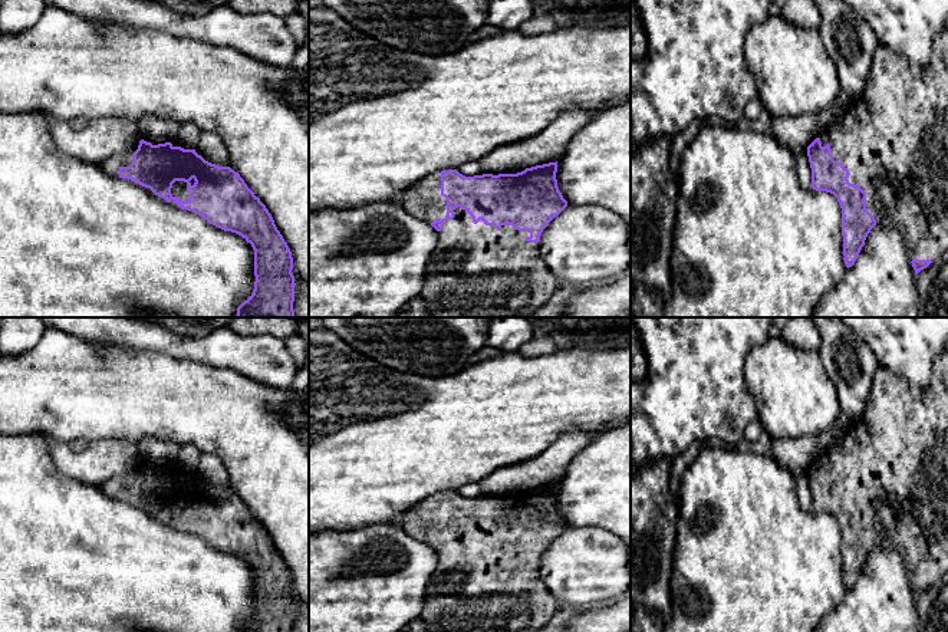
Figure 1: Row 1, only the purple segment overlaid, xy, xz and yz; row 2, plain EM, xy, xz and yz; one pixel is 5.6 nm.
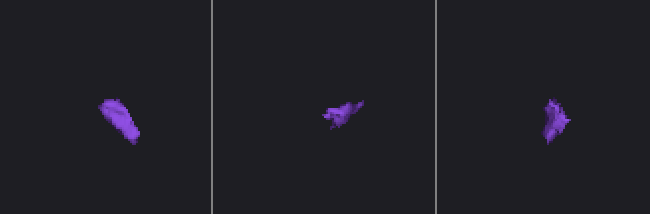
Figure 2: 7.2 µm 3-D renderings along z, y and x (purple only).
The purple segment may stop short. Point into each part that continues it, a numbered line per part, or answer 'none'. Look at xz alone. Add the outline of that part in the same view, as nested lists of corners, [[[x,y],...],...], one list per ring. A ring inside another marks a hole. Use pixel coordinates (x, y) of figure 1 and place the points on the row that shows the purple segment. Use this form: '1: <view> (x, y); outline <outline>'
1: xz (476, 270); outline [[[461,207],[454,208],[454,218],[444,221],[444,228],[437,231],[437,246],[427,264],[425,282],[422,290],[414,297],[395,317],[529,317],[537,309],[540,309],[553,296],[557,289],[557,279],[547,269],[546,263],[540,257],[539,243],[529,243],[529,231],[514,230],[513,226],[501,226],[497,230],[494,226],[485,226],[484,221],[473,223],[473,217]]]

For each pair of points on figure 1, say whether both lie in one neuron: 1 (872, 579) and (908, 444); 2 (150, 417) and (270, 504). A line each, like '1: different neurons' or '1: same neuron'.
1: different neurons
2: same neuron

